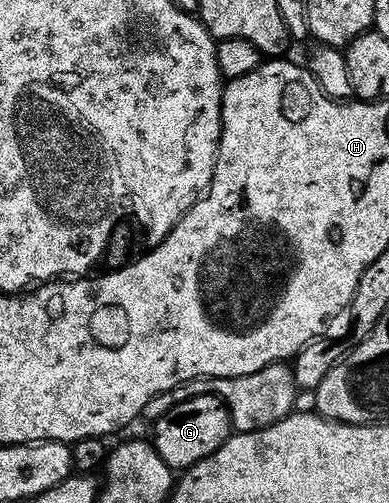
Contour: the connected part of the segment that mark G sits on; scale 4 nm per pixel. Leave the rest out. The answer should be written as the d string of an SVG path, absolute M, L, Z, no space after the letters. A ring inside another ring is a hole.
M210 393L189 397L173 405L169 413L154 420L153 427L155 427L153 442L157 453L161 461L165 461L165 465L169 465L175 473L182 473L188 467L197 465L197 461L209 457L209 453L217 453L217 449L221 449L224 441L233 434L230 411L221 399Z

